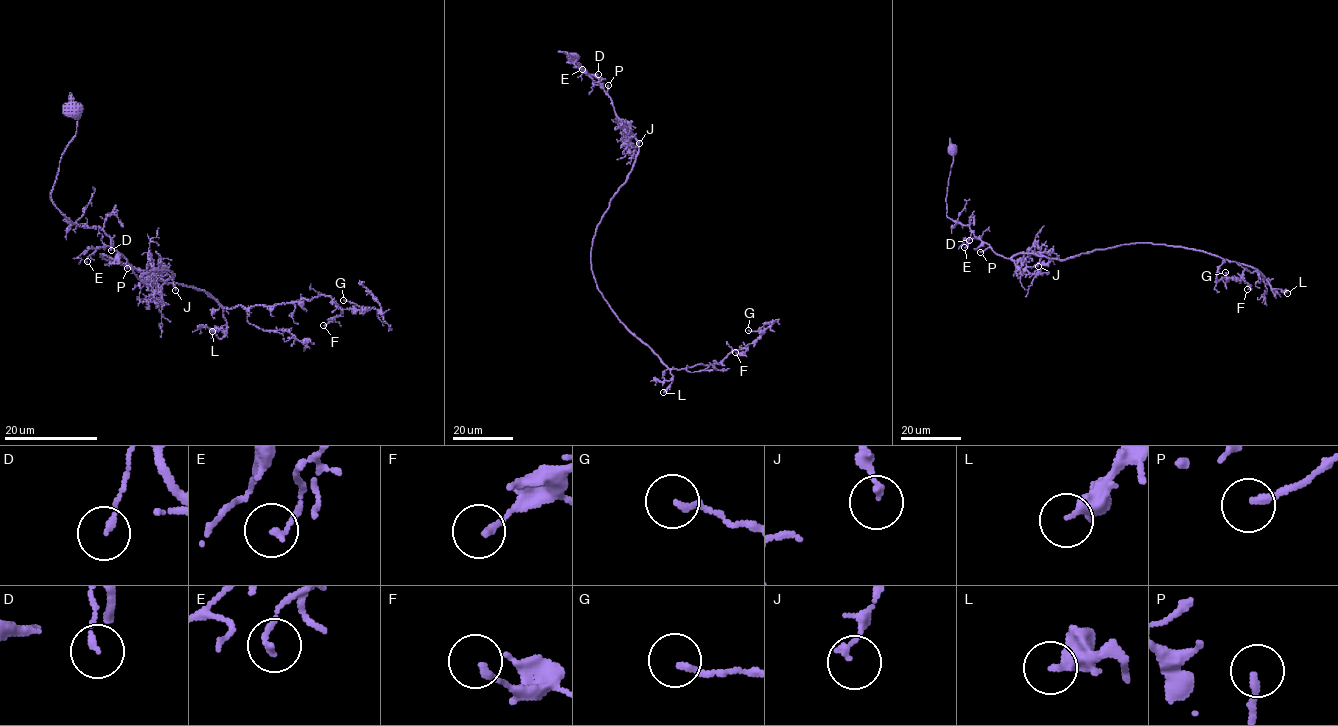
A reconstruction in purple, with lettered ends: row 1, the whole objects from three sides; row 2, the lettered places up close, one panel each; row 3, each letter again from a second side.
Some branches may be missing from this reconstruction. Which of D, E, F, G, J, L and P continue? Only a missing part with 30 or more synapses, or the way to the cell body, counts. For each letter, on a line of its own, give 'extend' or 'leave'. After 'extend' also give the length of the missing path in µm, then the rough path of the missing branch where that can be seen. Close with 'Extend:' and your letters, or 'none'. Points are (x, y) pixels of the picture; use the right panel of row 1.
D: leave
E: leave
F: leave
G: leave
J: leave
L: leave
P: extend; missing 30 µm; course (980, 252), (963, 255), (954, 245), (945, 244), (942, 253), (942, 250), (939, 253)
Extend: P

